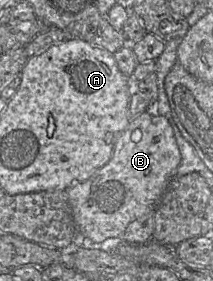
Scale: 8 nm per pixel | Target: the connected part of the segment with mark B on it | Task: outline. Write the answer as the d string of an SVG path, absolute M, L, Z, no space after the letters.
M145 111L131 119L116 140L110 160L88 179L66 190L77 229L91 244L100 244L108 238L121 238L132 221L155 211L168 185L176 177L180 160L180 150L166 117Z

